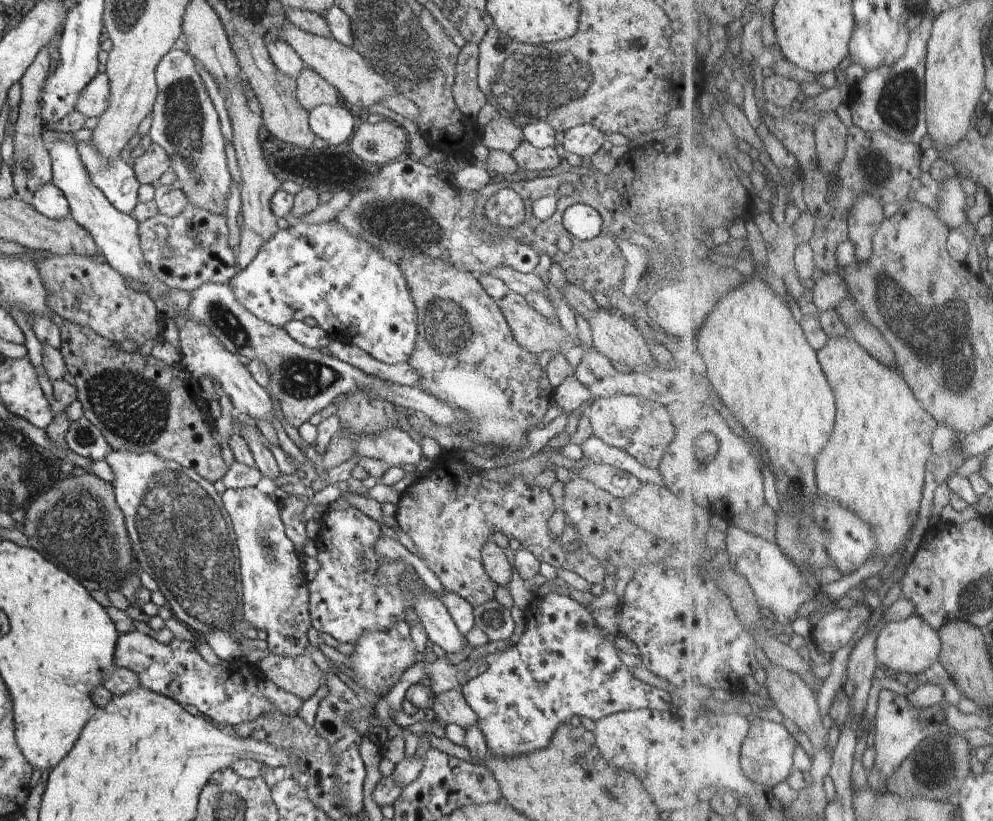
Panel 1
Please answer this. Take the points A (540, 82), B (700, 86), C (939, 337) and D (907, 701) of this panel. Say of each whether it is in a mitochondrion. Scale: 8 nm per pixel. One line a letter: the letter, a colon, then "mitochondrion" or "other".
A: mitochondrion
B: other
C: mitochondrion
D: other

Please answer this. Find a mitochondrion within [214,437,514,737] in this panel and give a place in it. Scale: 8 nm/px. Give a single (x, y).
(267, 543)

